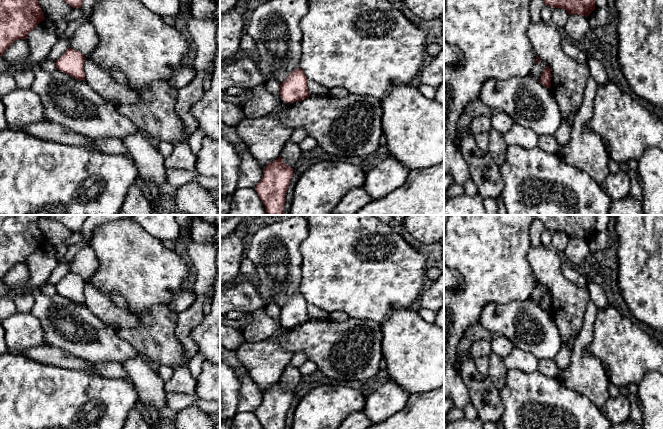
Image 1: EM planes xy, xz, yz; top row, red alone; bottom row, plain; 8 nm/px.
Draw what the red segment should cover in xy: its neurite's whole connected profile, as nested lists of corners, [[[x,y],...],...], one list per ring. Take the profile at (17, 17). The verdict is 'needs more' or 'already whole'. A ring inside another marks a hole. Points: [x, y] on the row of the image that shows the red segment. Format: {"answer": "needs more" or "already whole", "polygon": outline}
{"answer": "already whole", "polygon": [[[0,0],[0,56],[16,40],[27,39],[27,35],[45,19],[38,0]]]}

